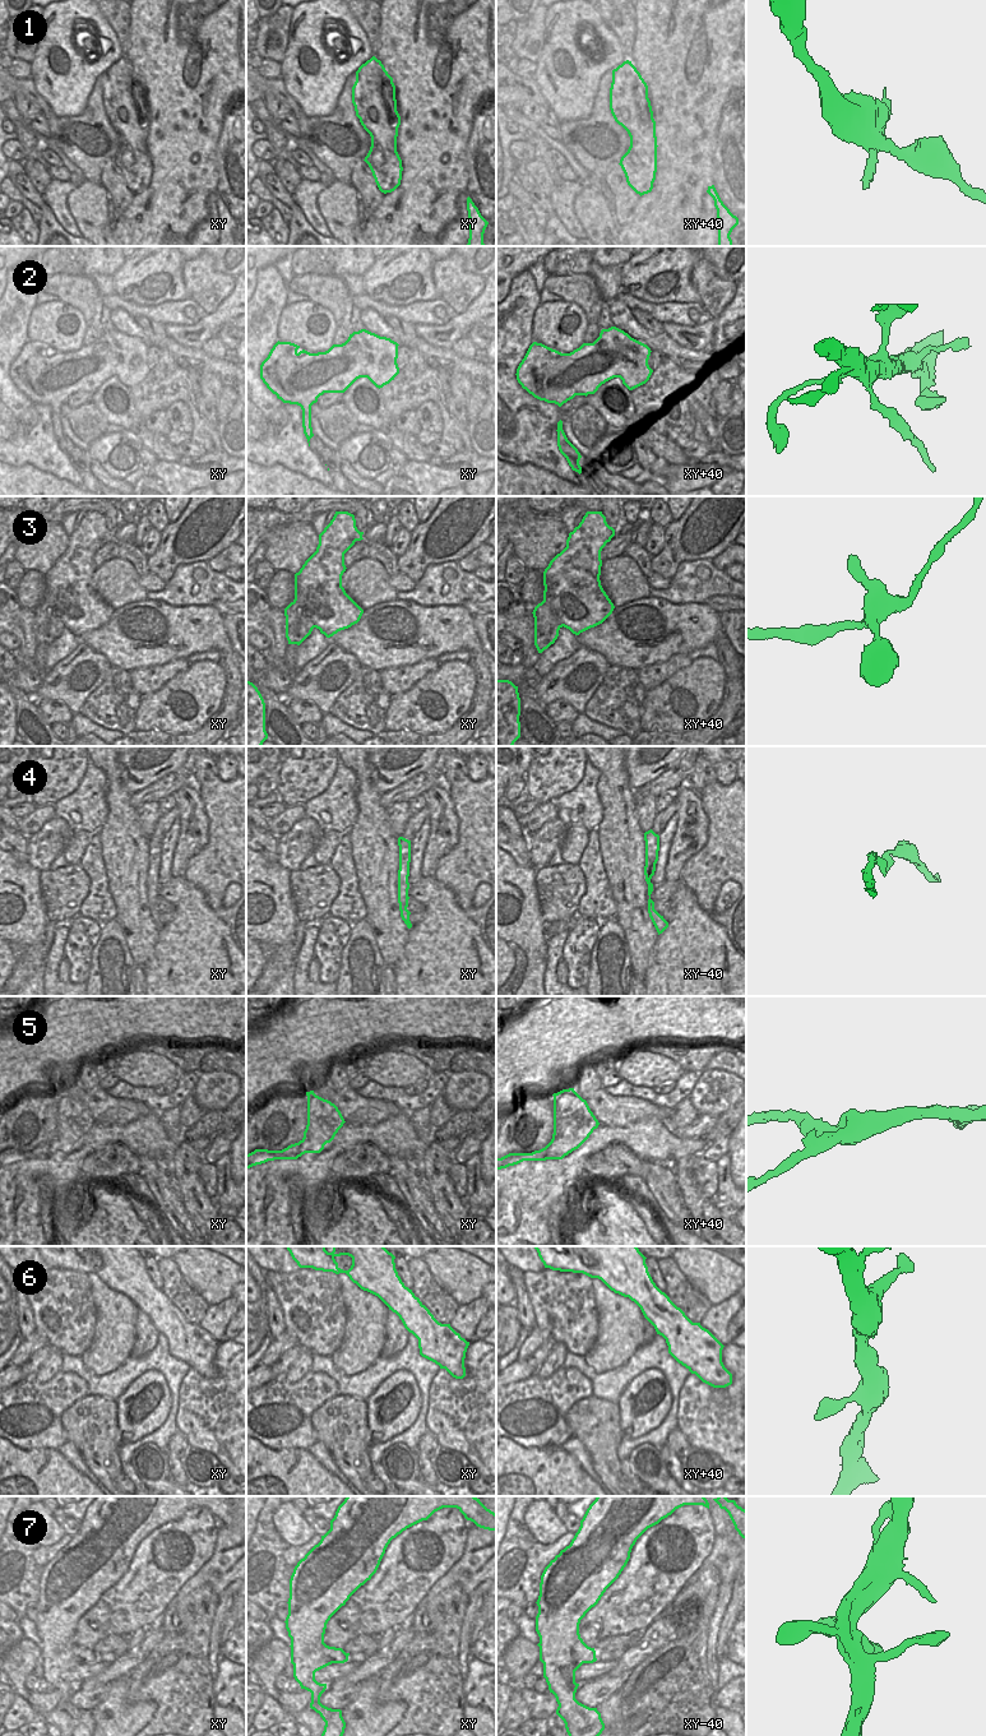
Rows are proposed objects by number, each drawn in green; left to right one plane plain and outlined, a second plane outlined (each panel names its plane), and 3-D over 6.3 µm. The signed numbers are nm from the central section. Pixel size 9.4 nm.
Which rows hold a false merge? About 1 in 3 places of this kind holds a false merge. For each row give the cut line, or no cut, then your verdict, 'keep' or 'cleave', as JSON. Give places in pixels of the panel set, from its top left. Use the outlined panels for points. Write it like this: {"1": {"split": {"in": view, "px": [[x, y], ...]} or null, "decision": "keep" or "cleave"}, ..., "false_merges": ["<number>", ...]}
{"1": {"split": null, "decision": "keep"}, "2": {"split": {"in": "xy", "px": [[311, 431], [306, 436]]}, "decision": "cleave"}, "3": {"split": {"in": "xy", "px": [[294, 600], [315, 626]]}, "decision": "cleave"}, "4": {"split": null, "decision": "keep"}, "5": {"split": {"in": "xy", "px": [[299, 1142], [297, 1156]]}, "decision": "cleave"}, "6": {"split": null, "decision": "keep"}, "7": {"split": null, "decision": "keep"}, "false_merges": ["2", "3", "5"]}

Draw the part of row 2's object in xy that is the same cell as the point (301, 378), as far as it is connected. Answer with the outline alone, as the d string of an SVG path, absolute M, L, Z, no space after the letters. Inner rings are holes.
M366 329L353 332L342 344L333 344L325 352L297 351L300 346L277 342L260 365L260 379L283 403L297 404L302 409L305 436L310 436L311 406L324 393L344 393L357 379L367 378L376 388L389 384L399 374L397 364L398 343Z

